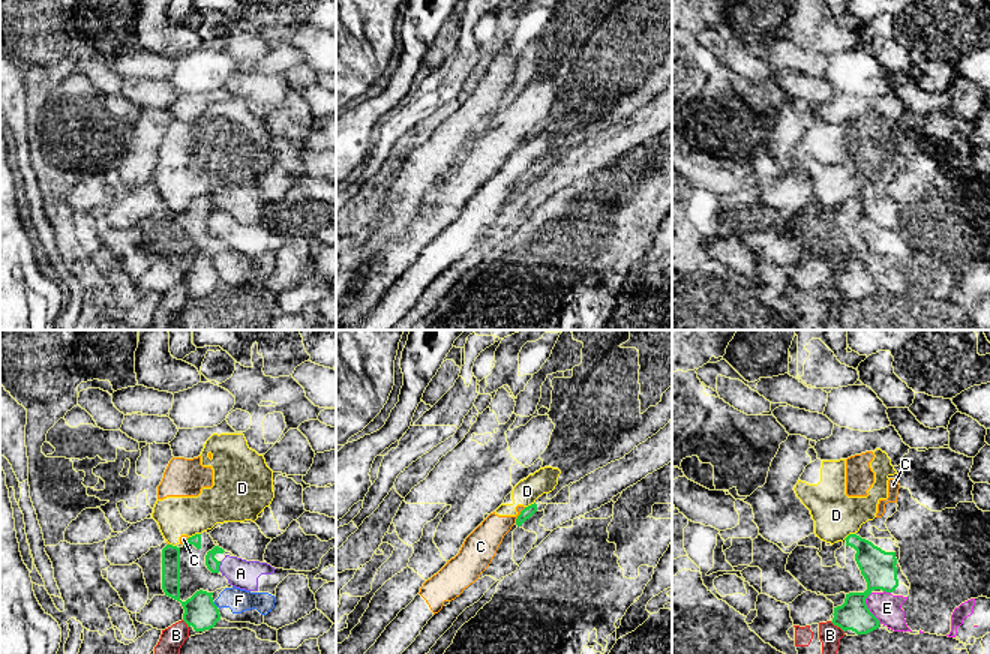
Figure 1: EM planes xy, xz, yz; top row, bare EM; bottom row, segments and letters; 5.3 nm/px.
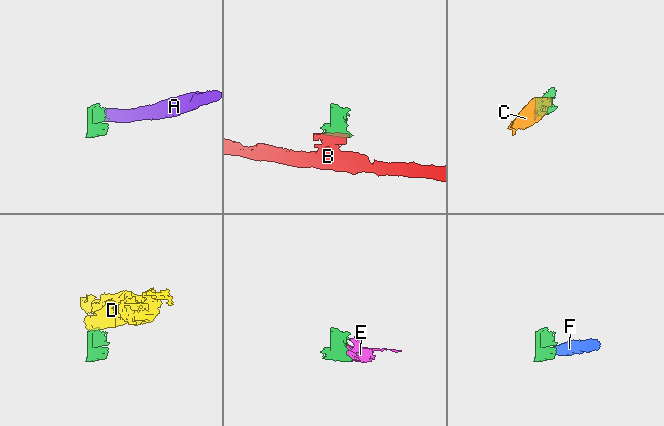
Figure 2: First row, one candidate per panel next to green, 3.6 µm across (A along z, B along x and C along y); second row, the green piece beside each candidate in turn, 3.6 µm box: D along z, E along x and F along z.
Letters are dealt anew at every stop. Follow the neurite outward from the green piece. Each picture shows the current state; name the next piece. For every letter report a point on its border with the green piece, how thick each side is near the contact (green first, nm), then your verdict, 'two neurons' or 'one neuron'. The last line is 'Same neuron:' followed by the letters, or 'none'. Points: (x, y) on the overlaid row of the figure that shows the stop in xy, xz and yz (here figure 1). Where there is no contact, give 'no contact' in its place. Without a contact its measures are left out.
A: xy (219, 564) | 70/160 nm | one neuron
B: yz (837, 626) | 160/120 nm | two neurons
C: xz (519, 515) | 60/170 nm | two neurons
D: xy (195, 534) | 60/220 nm | two neurons
E: yz (867, 608) | 190/160 nm | two neurons
F: xy (215, 605) | 180/130 nm | two neurons
Same neuron: A

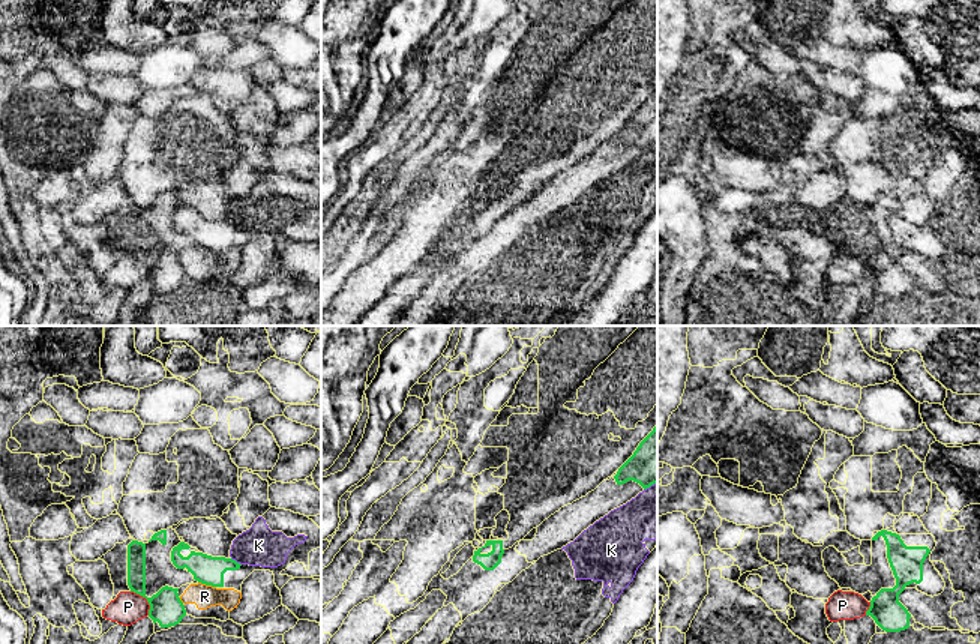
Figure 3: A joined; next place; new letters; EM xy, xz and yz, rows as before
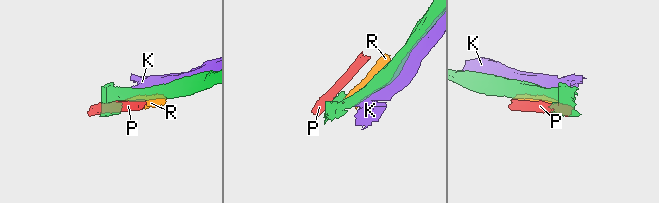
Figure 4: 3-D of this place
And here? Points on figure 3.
K: xy (234, 560) | 160/200 nm | two neurons
P: xy (146, 598) | 180/170 nm | two neurons
R: xy (207, 584) | 160/130 nm | two neurons
Same neuron: none

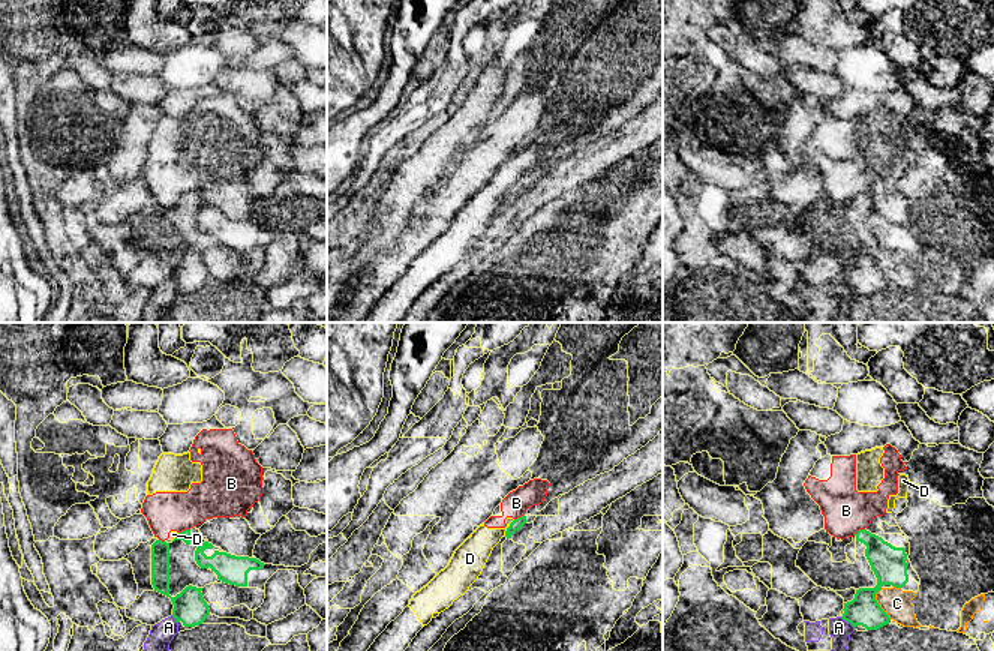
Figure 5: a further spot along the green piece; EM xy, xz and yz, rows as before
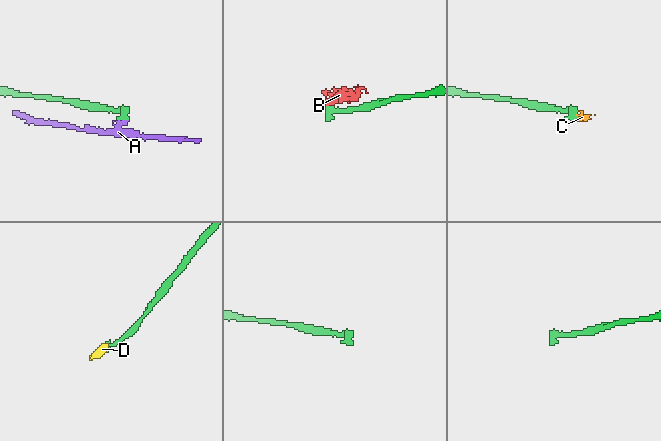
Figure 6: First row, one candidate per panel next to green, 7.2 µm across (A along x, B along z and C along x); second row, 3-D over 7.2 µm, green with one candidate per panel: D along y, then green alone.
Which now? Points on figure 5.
A: yz (847, 621) | 160/120 nm | two neurons
B: xy (185, 530) | 60/220 nm | two neurons
C: yz (877, 603) | 190/160 nm | two neurons
D: xz (508, 527) | 60/170 nm | two neurons
Same neuron: none

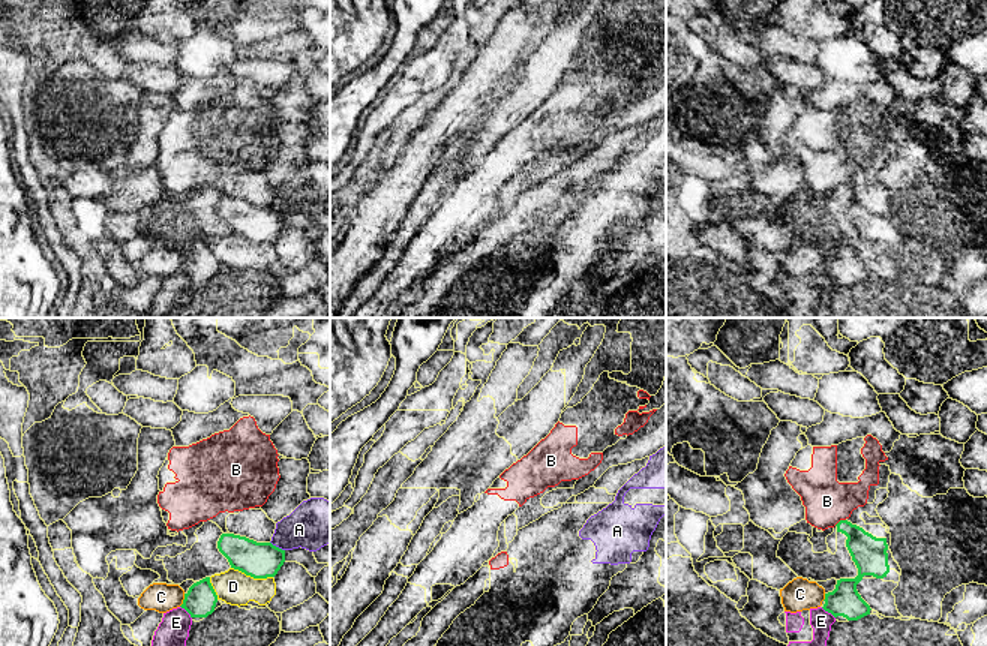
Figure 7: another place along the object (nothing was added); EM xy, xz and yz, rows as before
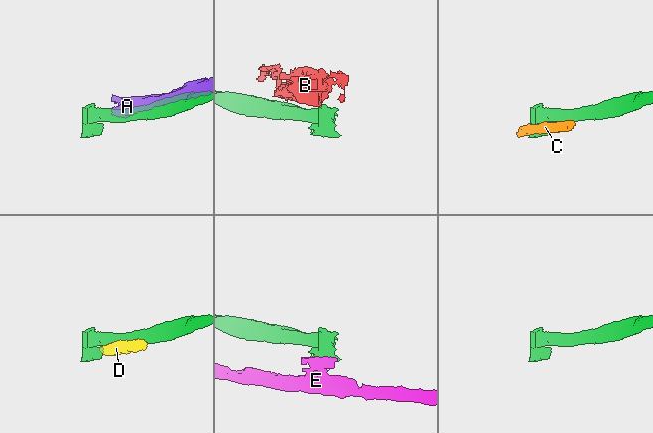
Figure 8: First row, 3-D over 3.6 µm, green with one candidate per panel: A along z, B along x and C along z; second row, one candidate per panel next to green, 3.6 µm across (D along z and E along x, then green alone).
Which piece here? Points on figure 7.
A: xy (278, 547) | 190/260 nm | two neurons
B: yz (840, 520) | 190/240 nm | two neurons
C: xy (183, 600) | 170/160 nm | two neurons
D: xy (252, 576) | 190/190 nm | two neurons
E: yz (828, 612) | 160/120 nm | two neurons
Same neuron: none

